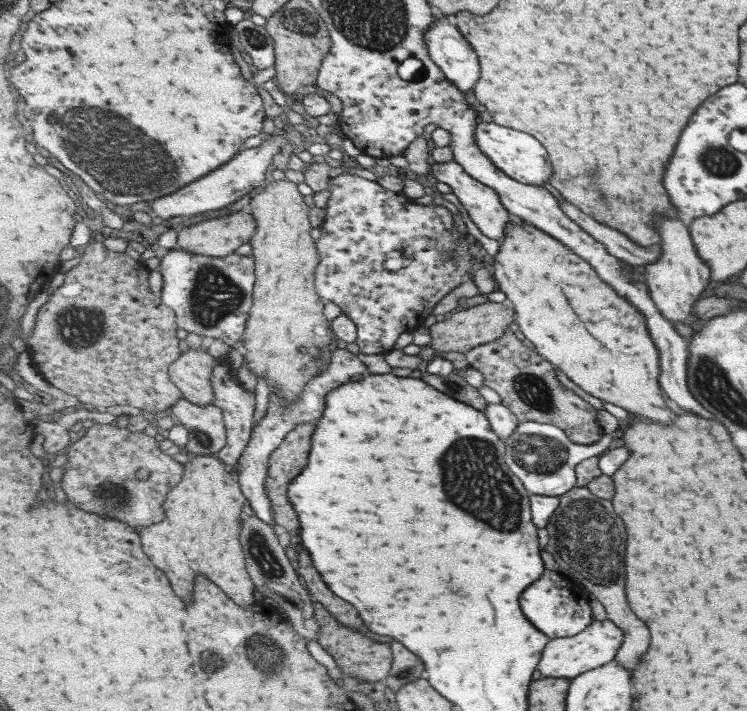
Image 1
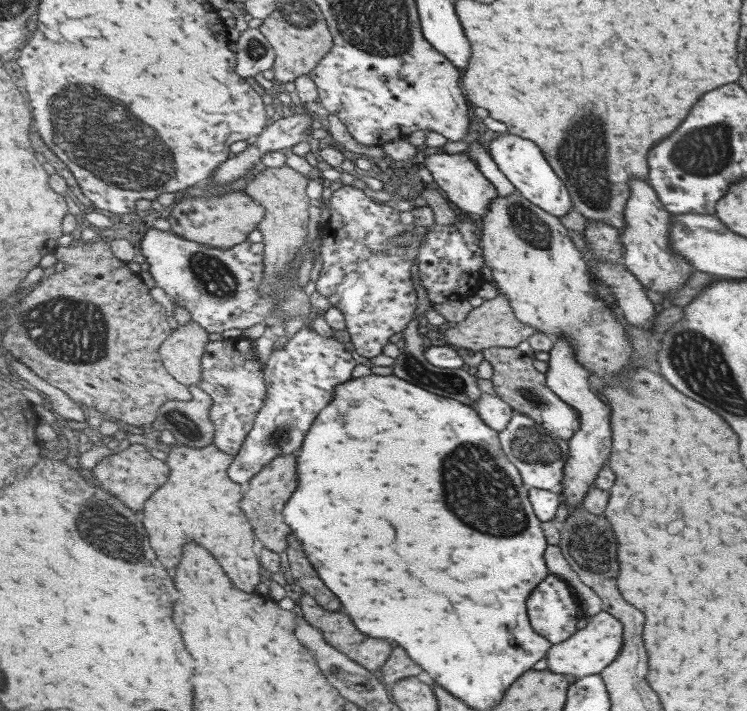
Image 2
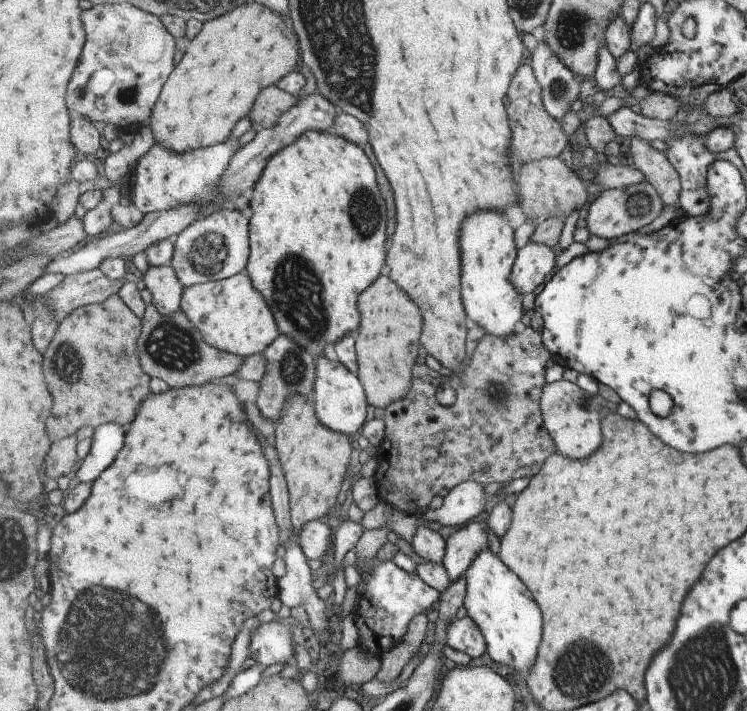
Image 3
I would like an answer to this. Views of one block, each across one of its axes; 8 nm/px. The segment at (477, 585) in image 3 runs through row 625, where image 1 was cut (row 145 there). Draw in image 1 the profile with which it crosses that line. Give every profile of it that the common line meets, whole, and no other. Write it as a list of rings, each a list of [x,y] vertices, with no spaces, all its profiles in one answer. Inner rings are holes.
[[[495,121],[477,123],[477,144],[492,161],[515,180],[528,185],[541,186],[553,178],[553,163],[545,145],[540,139],[525,131],[515,130],[513,127],[501,126]]]

